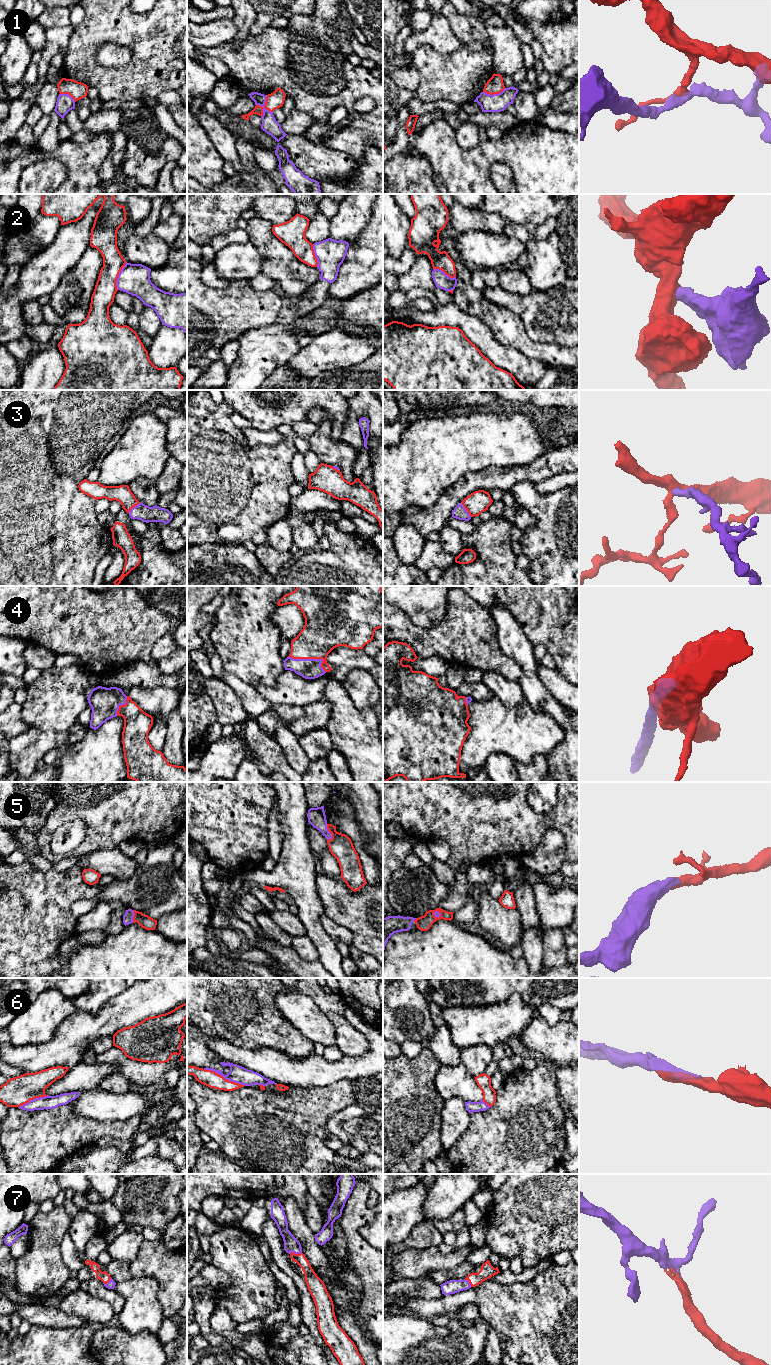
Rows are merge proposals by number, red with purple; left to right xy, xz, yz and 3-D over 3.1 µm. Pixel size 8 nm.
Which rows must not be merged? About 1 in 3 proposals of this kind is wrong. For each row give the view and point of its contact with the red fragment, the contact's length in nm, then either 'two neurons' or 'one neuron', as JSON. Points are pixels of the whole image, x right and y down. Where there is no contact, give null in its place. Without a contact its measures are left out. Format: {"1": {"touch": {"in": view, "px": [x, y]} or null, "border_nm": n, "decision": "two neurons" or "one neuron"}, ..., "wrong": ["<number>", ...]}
{"1": {"touch": {"in": "xz", "px": [264, 106]}, "border_nm": 190, "decision": "two neurons"}, "2": {"touch": {"in": "xy", "px": [117, 276]}, "border_nm": 240, "decision": "two neurons"}, "3": {"touch": {"in": "yz", "px": [465, 508]}, "border_nm": 150, "decision": "one neuron"}, "4": {"touch": {"in": "xz", "px": [311, 658]}, "border_nm": 340, "decision": "one neuron"}, "5": {"touch": {"in": "xz", "px": [329, 831]}, "border_nm": 140, "decision": "one neuron"}, "6": {"touch": {"in": "xz", "px": [224, 1078]}, "border_nm": 360, "decision": "one neuron"}, "7": {"touch": {"in": "xz", "px": [294, 1253]}, "border_nm": 100, "decision": "one neuron"}, "wrong": ["1", "2"]}

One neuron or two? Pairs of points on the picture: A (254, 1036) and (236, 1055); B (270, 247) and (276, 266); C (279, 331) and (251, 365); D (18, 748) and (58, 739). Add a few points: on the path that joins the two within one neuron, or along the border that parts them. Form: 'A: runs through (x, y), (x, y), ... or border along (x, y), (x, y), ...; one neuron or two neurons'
A: border along (223, 1038), (235, 1045), (248, 1049), (265, 1047); two neurons
B: runs through (274, 252), (276, 261); one neuron
C: runs through (275, 339), (258, 357); one neuron
D: runs through (28, 748), (35, 743), (48, 740); one neuron

